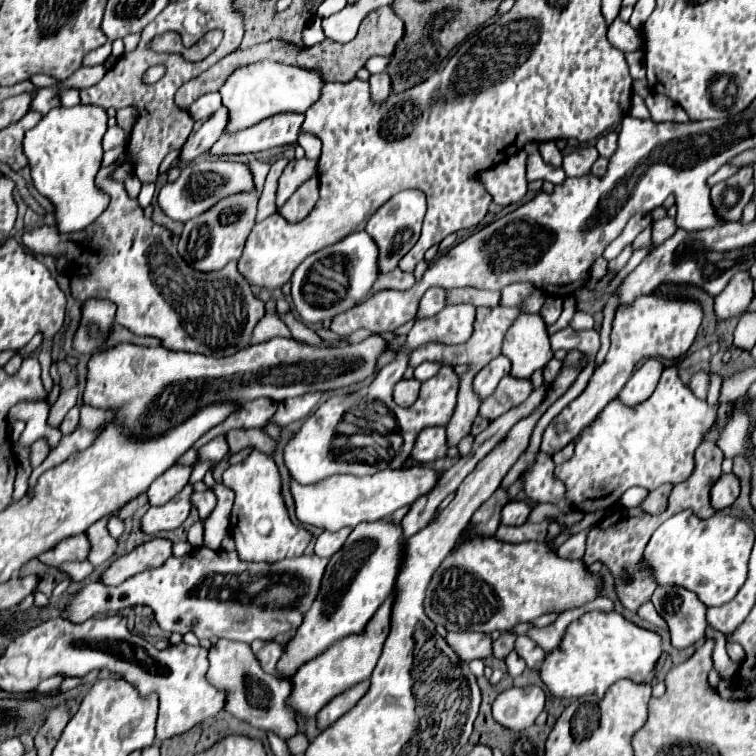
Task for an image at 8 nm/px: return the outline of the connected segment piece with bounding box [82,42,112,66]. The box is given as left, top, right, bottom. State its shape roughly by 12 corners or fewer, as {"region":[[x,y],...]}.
{"region":[[110,44],[84,56],[82,66],[96,66],[108,58]]}

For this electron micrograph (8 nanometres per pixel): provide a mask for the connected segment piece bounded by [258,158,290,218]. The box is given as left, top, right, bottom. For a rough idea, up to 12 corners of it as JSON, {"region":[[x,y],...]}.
{"region":[[280,158],[270,166],[258,202],[258,218],[276,212],[276,186],[288,162]]}

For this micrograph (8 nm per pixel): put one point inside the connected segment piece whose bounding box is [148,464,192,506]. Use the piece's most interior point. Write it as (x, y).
(172, 481)

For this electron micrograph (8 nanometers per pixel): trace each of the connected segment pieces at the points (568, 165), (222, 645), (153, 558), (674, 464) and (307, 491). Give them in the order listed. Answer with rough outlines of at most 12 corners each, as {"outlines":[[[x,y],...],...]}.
{"outlines":[[[580,146],[564,156],[566,176],[590,172],[598,152],[594,146]],[[248,644],[210,646],[208,682],[226,712],[282,740],[298,732],[290,682]],[[154,538],[116,558],[100,576],[118,586],[132,574],[162,566],[172,542]],[[664,370],[612,400],[556,466],[566,500],[606,510],[632,486],[680,484],[718,422]],[[416,464],[364,478],[290,480],[300,524],[390,518],[438,478]]]}

